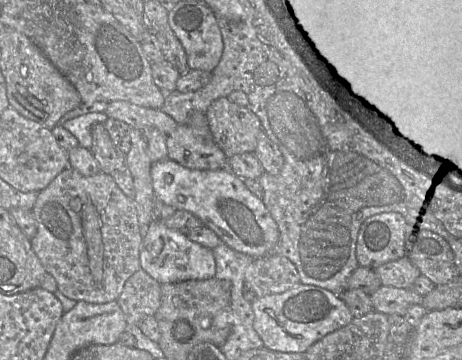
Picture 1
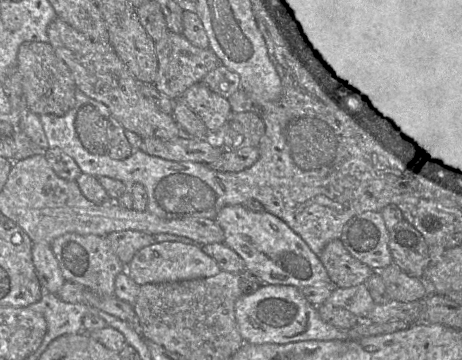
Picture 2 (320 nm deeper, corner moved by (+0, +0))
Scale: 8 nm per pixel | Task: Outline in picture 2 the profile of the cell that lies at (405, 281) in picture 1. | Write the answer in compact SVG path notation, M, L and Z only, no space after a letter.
M340 239L329 242L319 258L328 273L330 284L337 288L363 284L375 273L372 268L354 258Z

